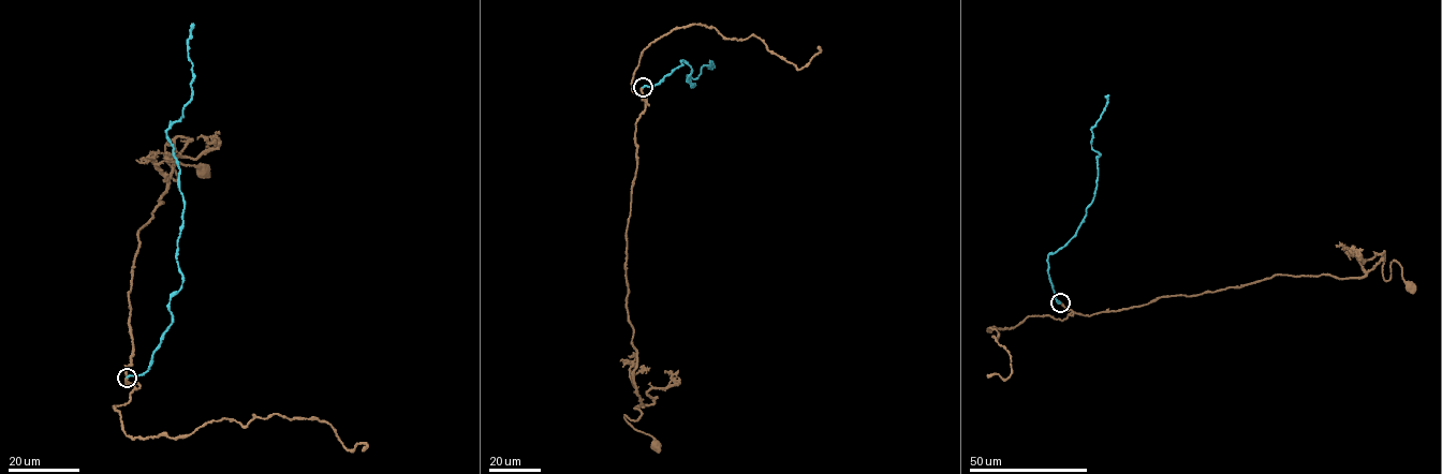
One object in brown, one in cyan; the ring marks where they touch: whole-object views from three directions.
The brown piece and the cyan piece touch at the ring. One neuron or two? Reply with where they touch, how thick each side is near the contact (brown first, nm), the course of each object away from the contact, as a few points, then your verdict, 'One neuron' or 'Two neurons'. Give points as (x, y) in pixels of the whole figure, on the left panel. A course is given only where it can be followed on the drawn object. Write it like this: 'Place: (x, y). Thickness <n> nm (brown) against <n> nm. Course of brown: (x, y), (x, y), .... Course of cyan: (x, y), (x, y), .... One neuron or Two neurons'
Place: (127, 378). Thickness 400 nm (brown) against 220 nm. Course of brown: (127, 376), (136, 382), (126, 373), (137, 233), (162, 201), (171, 141), (177, 178), (153, 154), (202, 171). Course of cyan: (127, 376), (148, 370), (181, 286), (184, 198), (166, 130), (192, 94), (193, 23). One neuron

